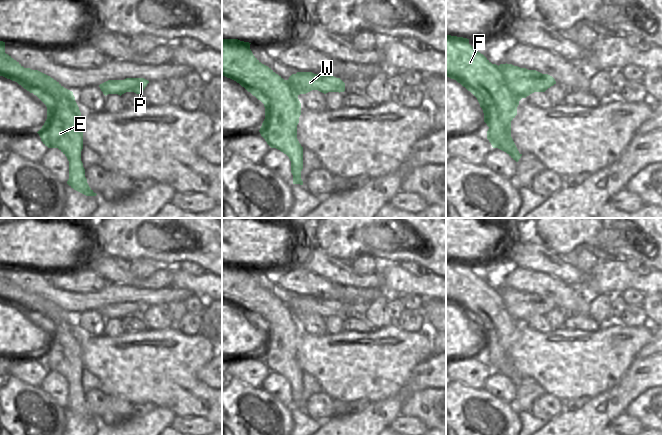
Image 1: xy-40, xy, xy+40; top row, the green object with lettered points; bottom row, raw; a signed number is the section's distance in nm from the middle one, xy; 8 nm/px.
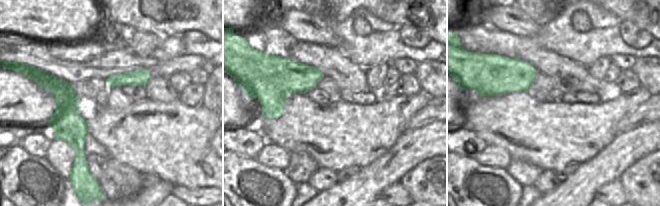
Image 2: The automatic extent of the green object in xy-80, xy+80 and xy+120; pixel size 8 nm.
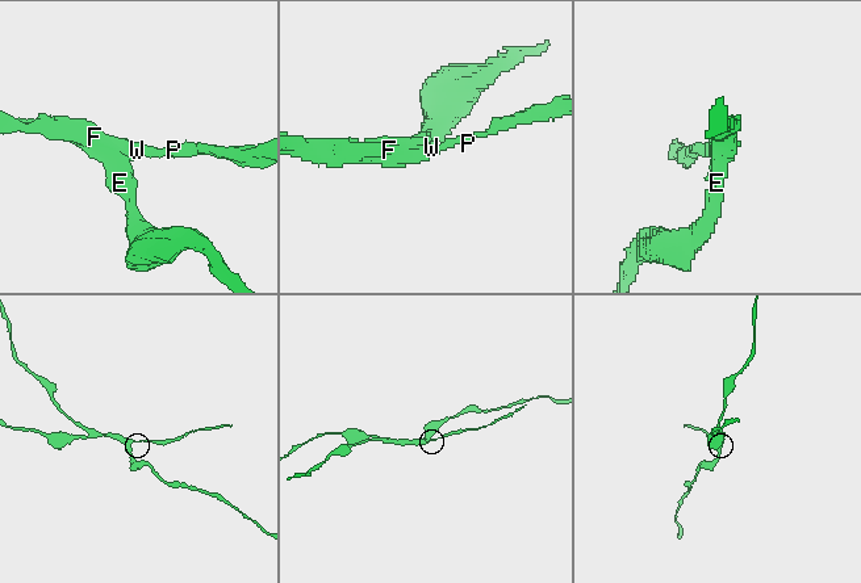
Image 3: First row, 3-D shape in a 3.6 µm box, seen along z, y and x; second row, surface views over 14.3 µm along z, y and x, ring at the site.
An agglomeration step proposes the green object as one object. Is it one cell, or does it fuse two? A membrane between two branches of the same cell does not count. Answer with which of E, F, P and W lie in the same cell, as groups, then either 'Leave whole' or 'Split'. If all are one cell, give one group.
Groups: E F / P W. Split.

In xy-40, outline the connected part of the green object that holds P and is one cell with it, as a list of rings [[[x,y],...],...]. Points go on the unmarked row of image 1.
[[[126,302],[124,304],[108,304],[99,309],[101,315],[106,320],[108,318],[122,319],[126,316],[134,316],[143,319],[143,315],[148,304],[144,302]]]

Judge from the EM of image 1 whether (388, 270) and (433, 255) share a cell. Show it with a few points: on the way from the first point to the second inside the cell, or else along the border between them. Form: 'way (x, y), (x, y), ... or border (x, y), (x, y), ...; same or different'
border (388, 260), (400, 264); different

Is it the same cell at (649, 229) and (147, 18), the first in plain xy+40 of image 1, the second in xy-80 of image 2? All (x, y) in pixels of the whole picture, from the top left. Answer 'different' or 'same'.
same

